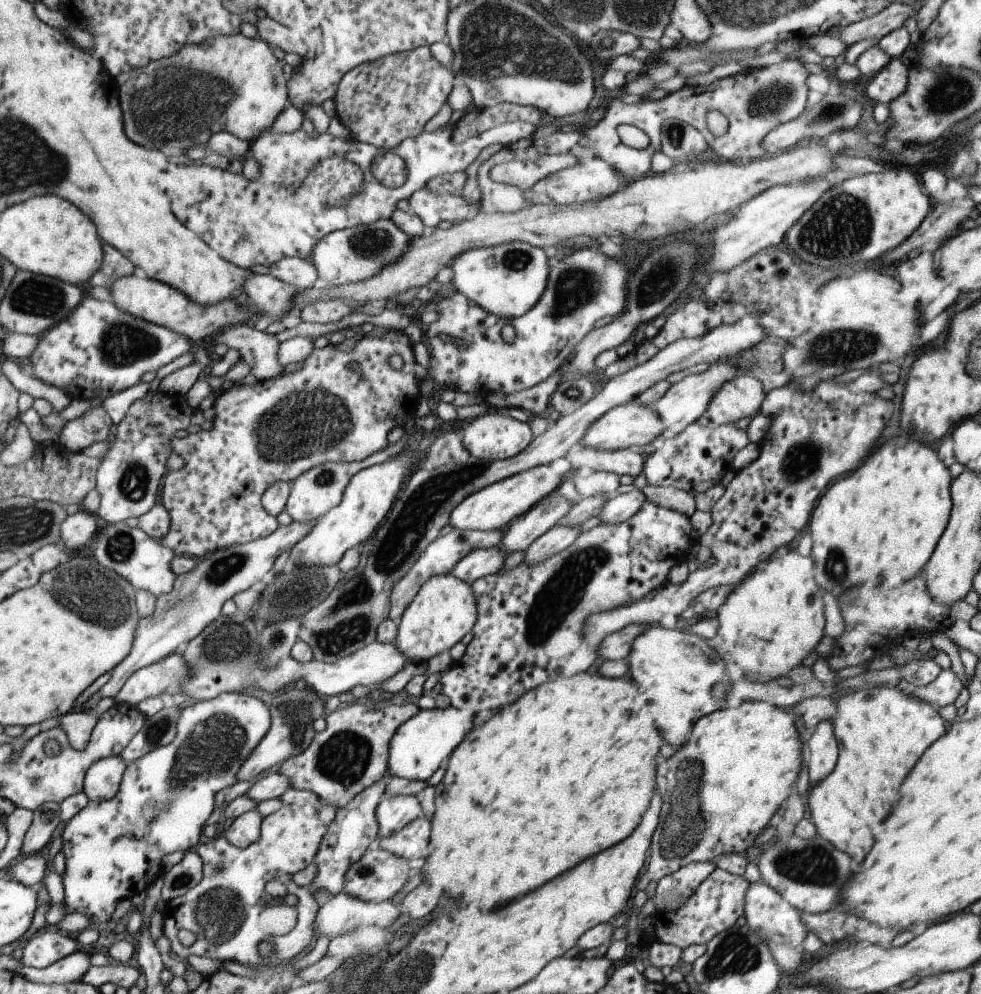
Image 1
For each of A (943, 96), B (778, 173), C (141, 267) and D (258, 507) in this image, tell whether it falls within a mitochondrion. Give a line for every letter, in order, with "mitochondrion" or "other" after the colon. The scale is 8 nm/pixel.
A: mitochondrion
B: other
C: other
D: other

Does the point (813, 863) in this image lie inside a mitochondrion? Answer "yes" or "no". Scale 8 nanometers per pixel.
yes

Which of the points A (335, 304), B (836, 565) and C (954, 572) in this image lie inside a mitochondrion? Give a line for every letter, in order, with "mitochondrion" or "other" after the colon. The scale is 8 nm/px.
A: other
B: mitochondrion
C: other

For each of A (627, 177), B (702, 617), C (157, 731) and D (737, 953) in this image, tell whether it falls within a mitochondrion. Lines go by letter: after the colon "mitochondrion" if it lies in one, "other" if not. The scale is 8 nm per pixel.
A: other
B: other
C: mitochondrion
D: mitochondrion

